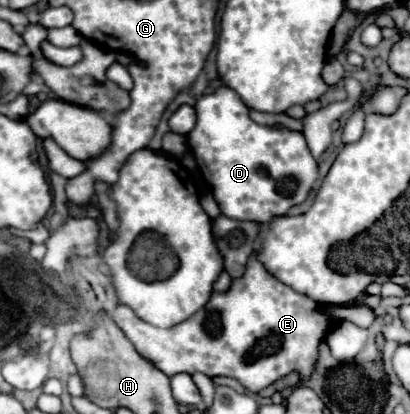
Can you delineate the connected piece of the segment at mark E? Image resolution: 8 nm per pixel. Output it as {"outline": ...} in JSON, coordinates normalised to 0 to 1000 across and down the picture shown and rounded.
{"outline":[[[620,606],[600,659],[571,674],[556,703],[517,708],[488,751],[424,790],[376,790],[332,766],[307,737],[288,737],[273,771],[327,829],[332,848],[410,911],[429,901],[468,906],[478,896],[507,911],[551,906],[580,915],[615,949],[634,949],[712,896],[746,920],[761,911],[780,862],[780,829],[815,780],[805,751],[824,737],[780,737],[668,674],[634,635],[629,611],[634,606]]]}

